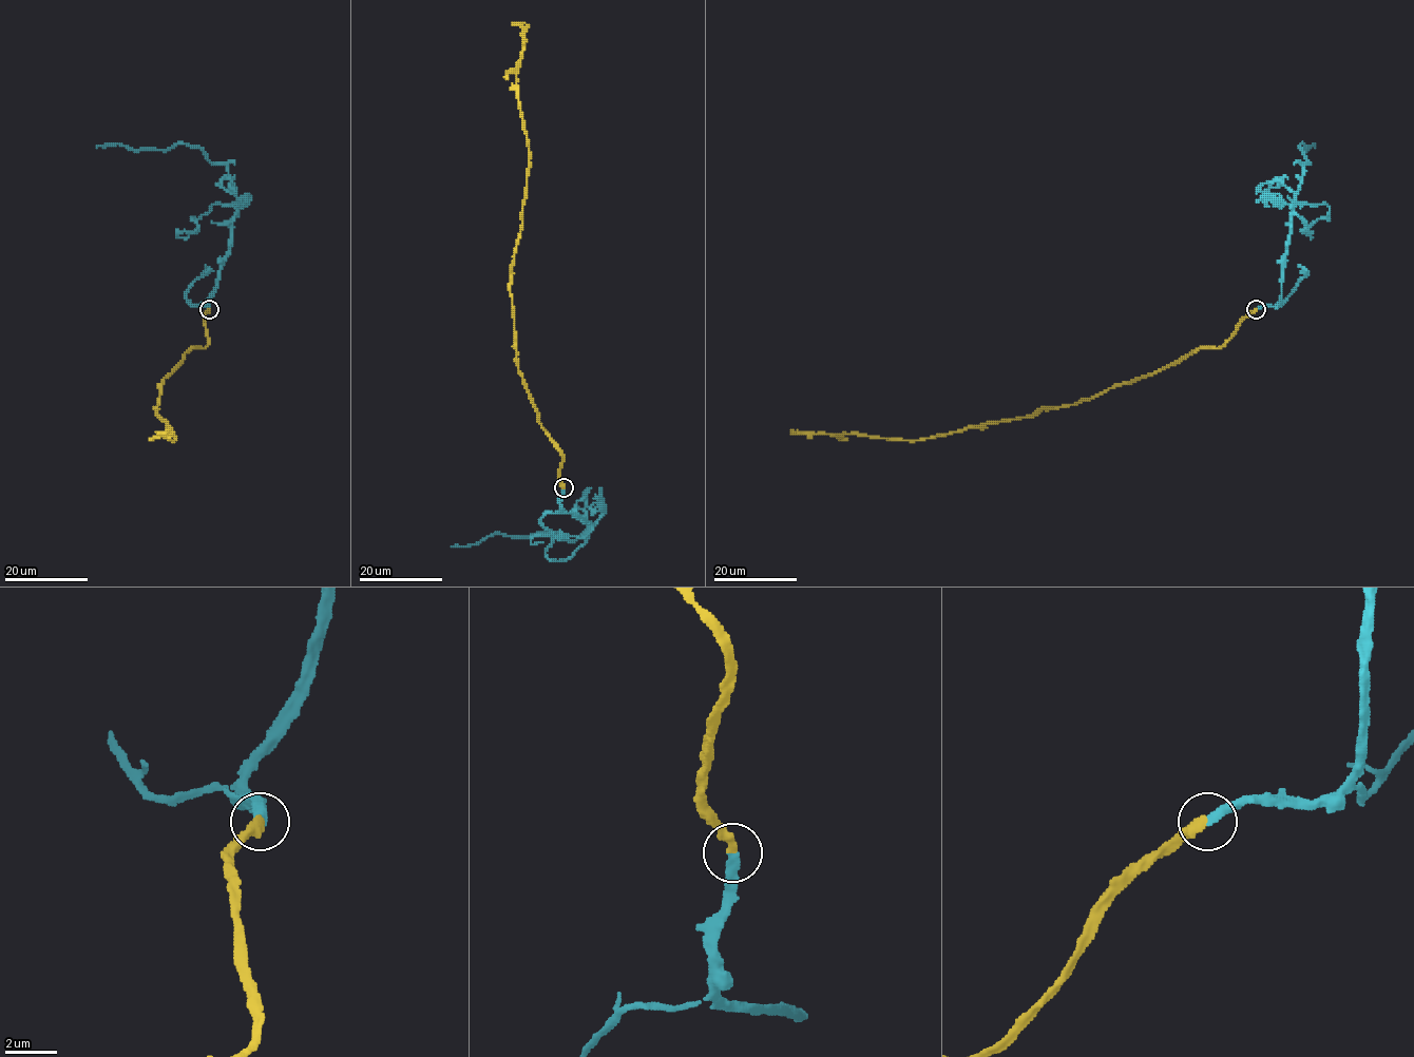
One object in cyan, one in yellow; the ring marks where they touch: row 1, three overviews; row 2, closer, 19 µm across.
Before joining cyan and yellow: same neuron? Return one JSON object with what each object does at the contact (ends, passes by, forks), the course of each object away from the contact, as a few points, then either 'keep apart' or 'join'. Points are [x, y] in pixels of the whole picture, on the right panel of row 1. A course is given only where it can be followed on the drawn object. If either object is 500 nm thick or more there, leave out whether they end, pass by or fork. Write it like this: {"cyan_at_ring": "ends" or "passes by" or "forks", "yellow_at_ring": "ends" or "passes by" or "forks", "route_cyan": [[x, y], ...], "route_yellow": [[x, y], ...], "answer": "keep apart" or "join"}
{"cyan_at_ring": "ends", "yellow_at_ring": "ends", "route_cyan": [[1256, 309], [1276, 306], [1280, 301], [1296, 194], [1304, 162], [1309, 162], [1300, 147], [1315, 147]], "route_yellow": [[1256, 309], [1220, 346], [1200, 347], [1071, 405], [914, 440], [791, 435]], "answer": "join"}

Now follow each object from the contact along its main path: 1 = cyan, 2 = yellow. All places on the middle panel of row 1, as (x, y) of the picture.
1: (564, 487), (562, 512), (592, 526), (575, 539), (546, 532), (520, 537), (489, 536), (474, 544), (451, 546)
2: (564, 487), (562, 455), (516, 363), (510, 271), (529, 156), (516, 83), (523, 29), (511, 23)

